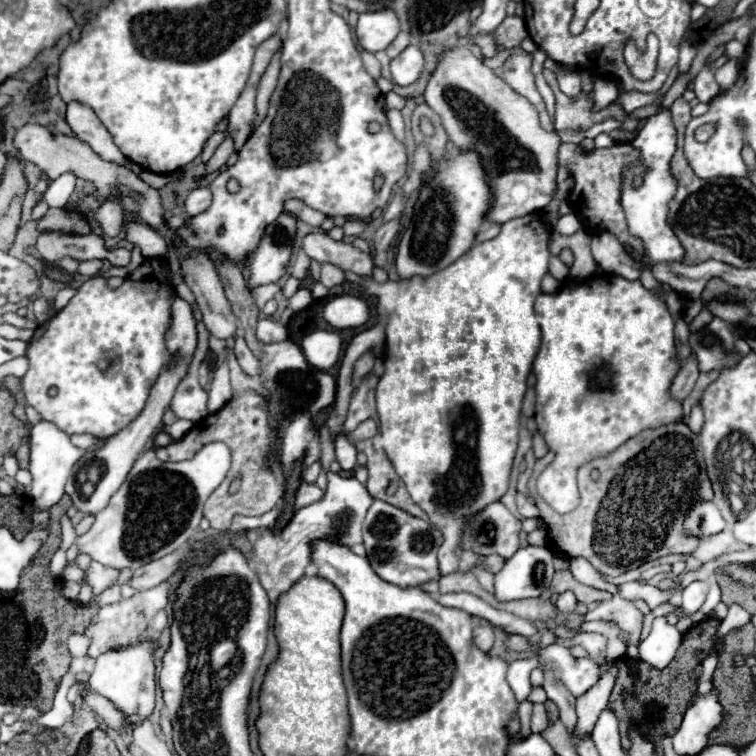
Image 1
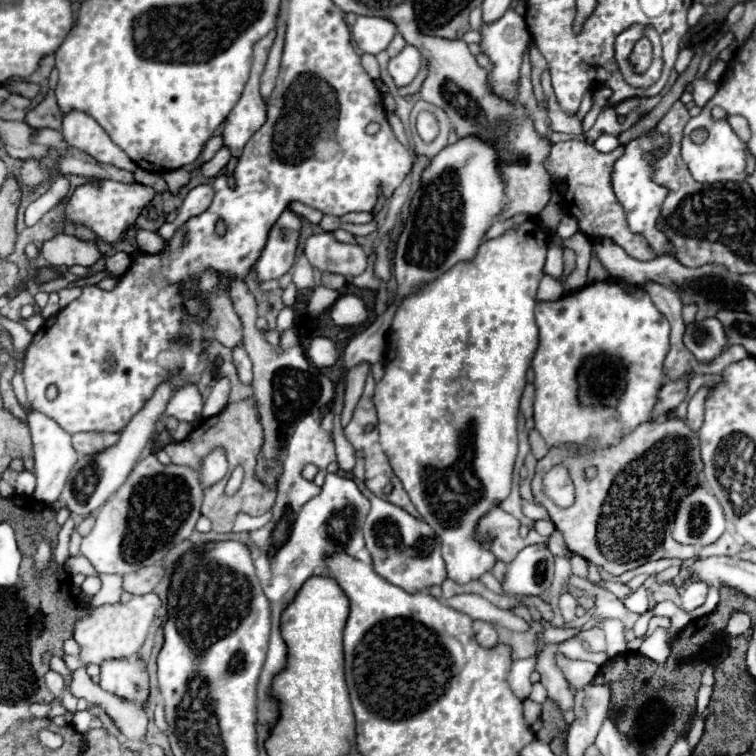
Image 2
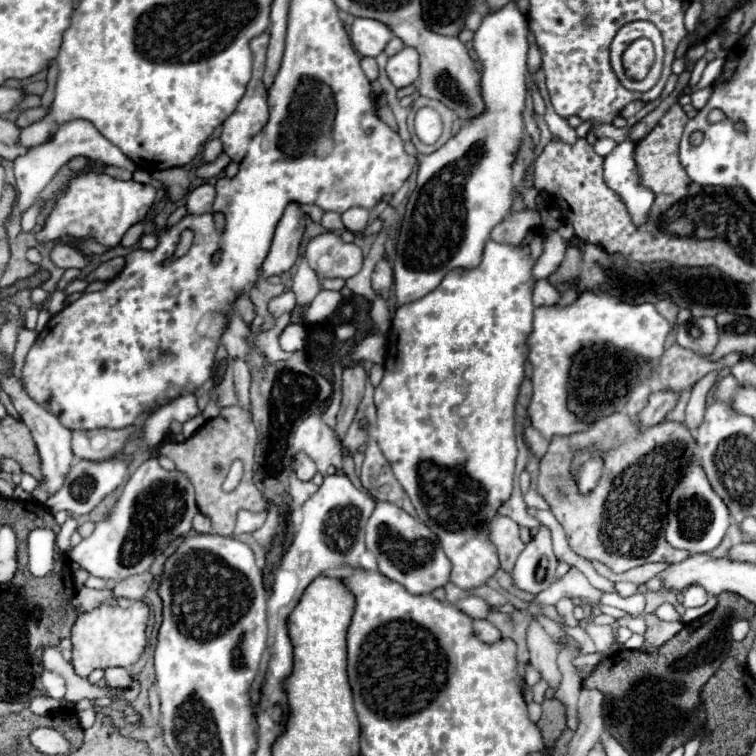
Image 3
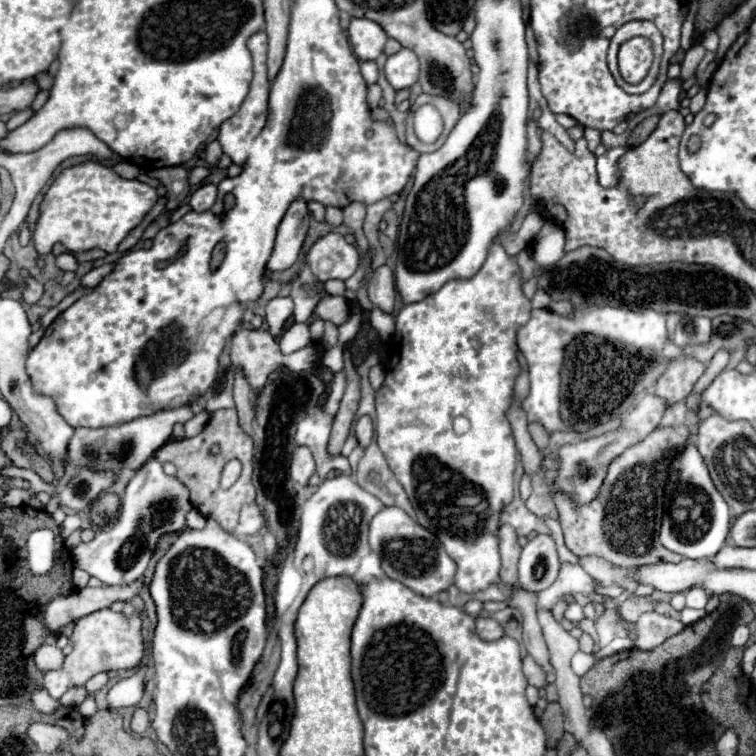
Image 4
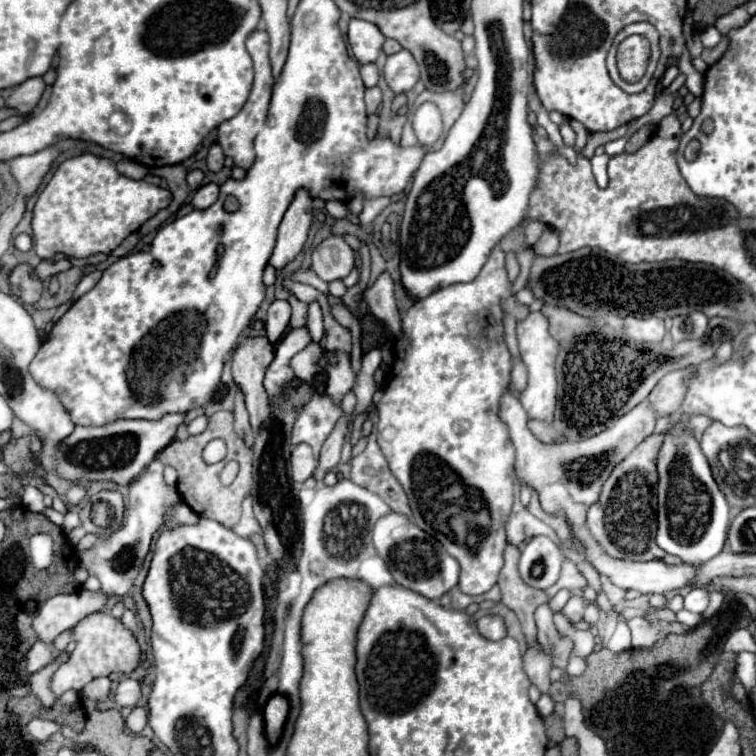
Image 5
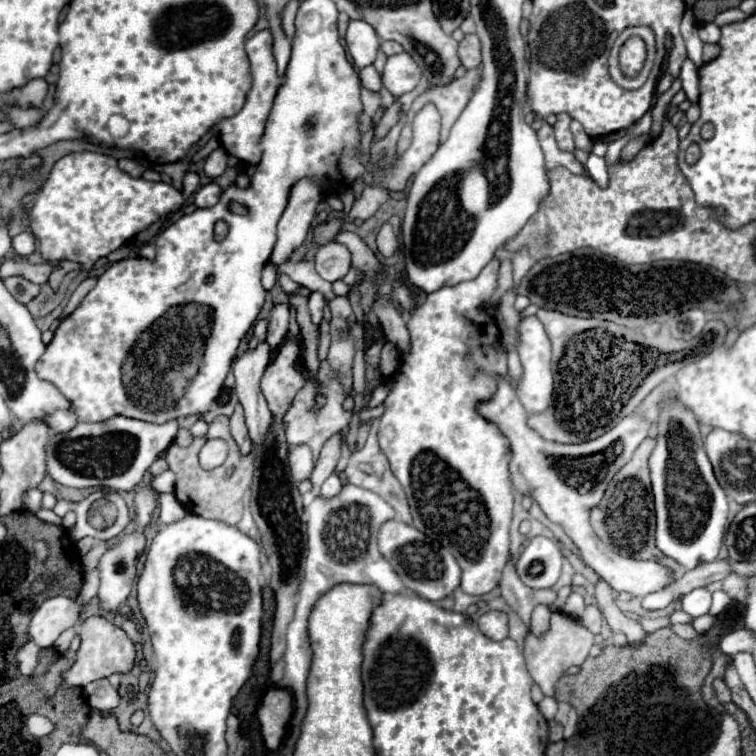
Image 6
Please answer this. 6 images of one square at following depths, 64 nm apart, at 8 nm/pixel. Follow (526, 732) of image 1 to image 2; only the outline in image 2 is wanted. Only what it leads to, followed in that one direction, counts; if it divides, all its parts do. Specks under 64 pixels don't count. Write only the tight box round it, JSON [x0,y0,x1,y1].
[524,700,542,724]

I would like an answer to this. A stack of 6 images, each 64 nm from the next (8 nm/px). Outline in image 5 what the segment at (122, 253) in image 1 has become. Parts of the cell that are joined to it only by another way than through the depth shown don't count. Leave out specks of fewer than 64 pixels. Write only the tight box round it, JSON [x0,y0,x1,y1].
[74,270,102,300]

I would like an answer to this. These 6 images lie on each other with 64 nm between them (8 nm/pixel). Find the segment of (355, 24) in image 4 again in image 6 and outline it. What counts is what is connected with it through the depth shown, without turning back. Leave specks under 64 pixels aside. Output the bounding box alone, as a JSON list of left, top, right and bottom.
[346,20,380,68]

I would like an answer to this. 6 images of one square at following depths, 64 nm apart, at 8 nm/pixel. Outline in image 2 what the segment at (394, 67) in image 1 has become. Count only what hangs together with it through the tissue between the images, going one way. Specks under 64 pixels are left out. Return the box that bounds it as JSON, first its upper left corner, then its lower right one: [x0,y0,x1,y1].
[390,46,422,86]

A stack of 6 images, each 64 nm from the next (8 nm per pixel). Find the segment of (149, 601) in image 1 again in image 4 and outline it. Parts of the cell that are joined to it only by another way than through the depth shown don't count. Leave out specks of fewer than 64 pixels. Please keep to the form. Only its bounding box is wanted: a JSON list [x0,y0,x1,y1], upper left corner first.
[44,608,144,698]

